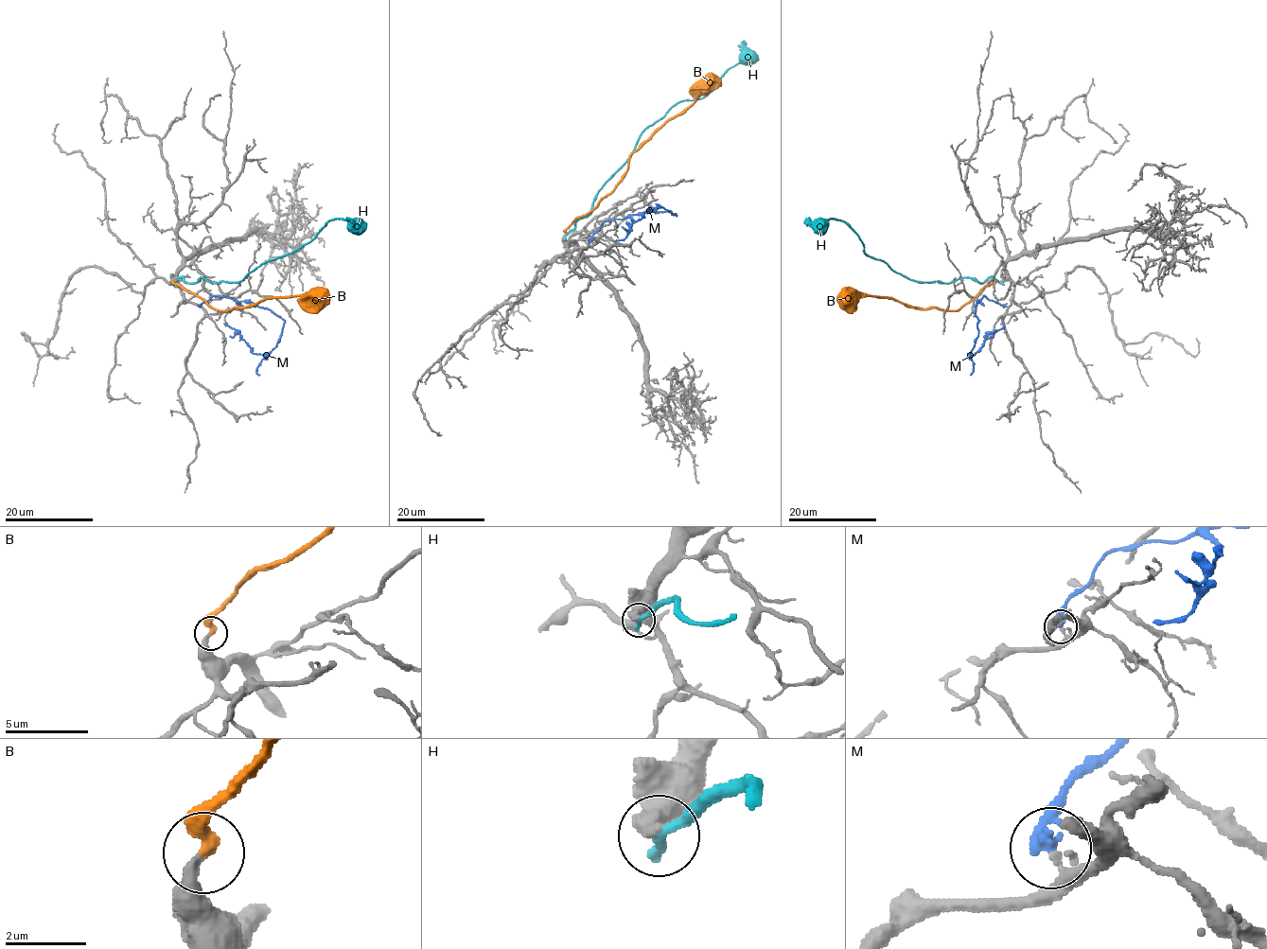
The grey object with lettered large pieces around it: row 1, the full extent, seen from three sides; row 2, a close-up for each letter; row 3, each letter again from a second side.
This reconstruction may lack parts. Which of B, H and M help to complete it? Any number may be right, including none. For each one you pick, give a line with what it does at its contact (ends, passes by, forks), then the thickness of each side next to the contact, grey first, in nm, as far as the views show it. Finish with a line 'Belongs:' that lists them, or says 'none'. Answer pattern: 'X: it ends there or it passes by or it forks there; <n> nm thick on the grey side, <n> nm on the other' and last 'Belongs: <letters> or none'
B: it ends there; 360 nm thick on the grey side, 400 nm on the other
Belongs: B

